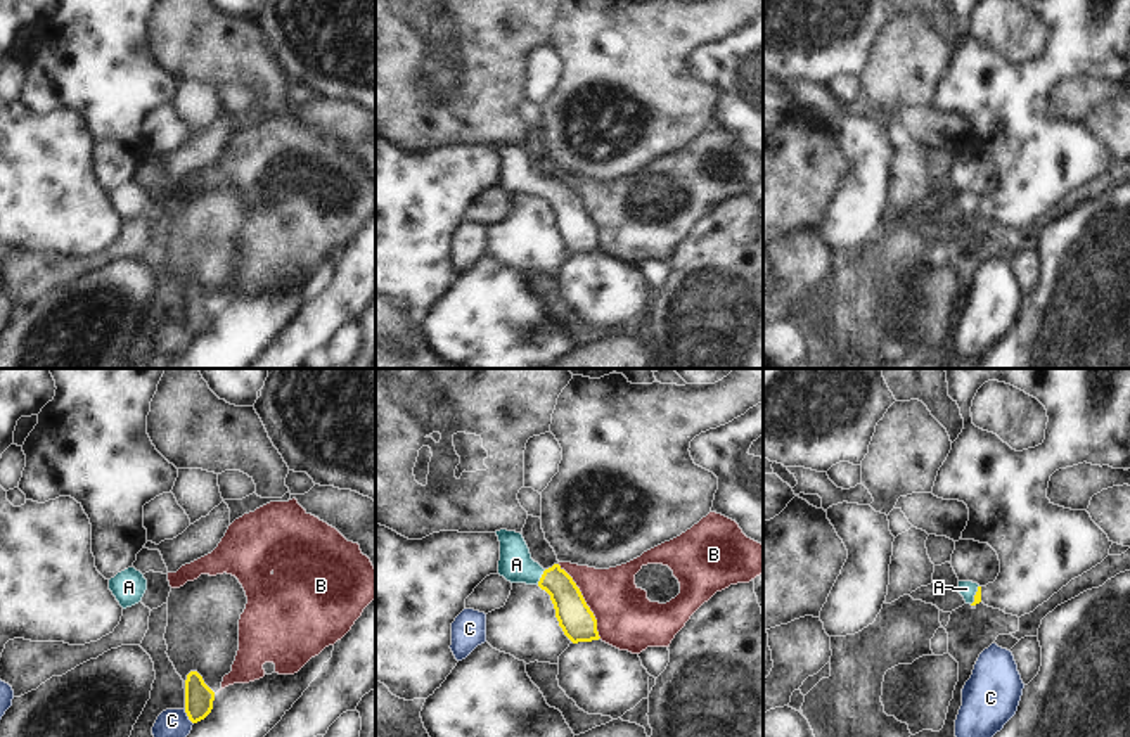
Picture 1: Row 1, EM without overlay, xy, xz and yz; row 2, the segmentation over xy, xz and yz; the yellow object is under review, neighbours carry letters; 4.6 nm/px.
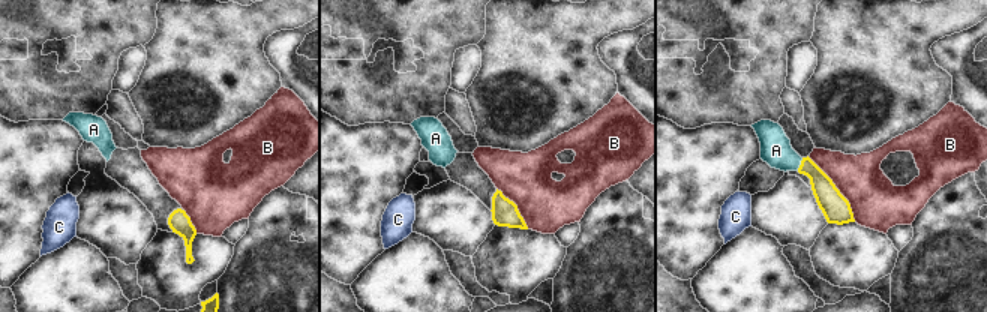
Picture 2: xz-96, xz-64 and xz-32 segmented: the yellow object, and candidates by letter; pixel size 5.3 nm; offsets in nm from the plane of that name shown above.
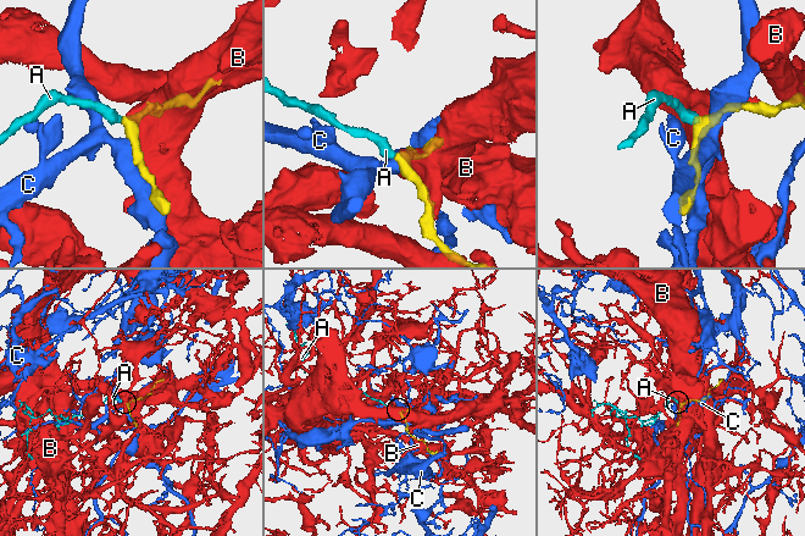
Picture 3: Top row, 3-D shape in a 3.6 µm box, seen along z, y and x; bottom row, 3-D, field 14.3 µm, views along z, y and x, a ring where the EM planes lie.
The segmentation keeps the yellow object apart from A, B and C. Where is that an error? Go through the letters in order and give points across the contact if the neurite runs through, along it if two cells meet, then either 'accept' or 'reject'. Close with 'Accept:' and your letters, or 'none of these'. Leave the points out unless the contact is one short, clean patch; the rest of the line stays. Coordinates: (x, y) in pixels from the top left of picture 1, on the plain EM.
A: way xz (575, 230), (570, 217), (542, 189), (516, 177); accept
B: reject
C: reject
Accept: A

